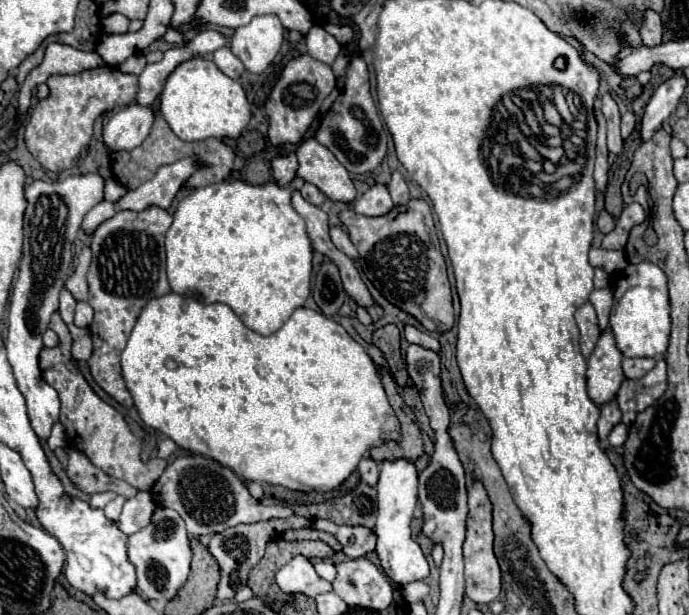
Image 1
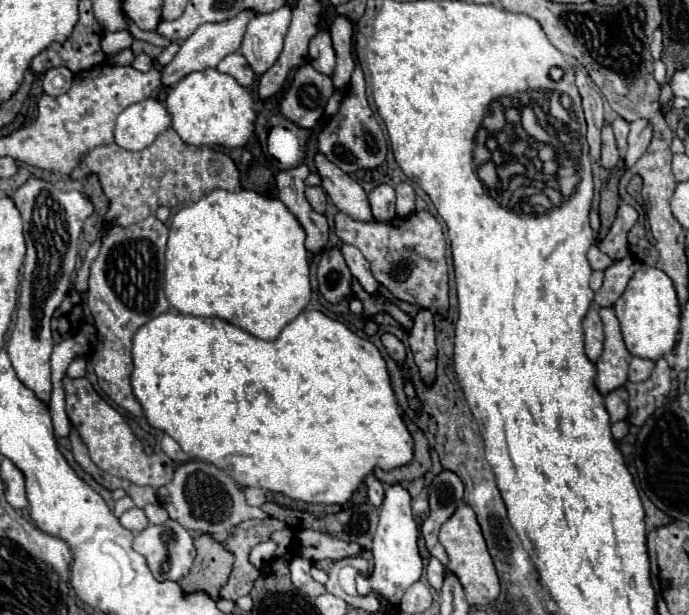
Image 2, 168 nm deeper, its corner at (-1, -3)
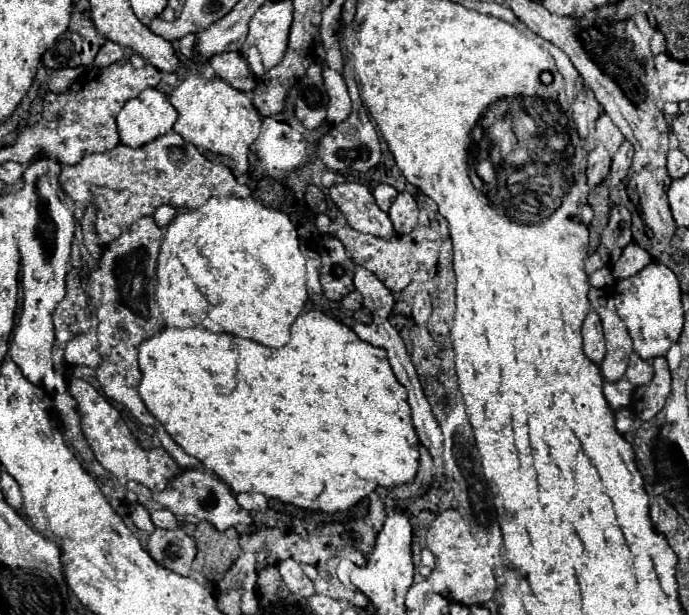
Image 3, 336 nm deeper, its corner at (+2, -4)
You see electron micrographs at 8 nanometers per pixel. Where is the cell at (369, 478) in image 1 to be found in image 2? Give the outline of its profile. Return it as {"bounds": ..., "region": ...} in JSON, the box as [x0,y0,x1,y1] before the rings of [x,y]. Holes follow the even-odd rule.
{"bounds":[366,475,384,507],"region":[[[368,475],[366,485],[368,485],[368,499],[370,499],[370,503],[374,507],[380,507],[382,499],[384,499],[384,485],[374,475]]]}

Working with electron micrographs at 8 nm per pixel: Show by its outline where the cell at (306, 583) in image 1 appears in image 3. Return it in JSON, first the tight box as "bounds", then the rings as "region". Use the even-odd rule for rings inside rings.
{"bounds":[277,558,315,598],"region":[[[287,558],[283,562],[277,564],[279,572],[281,572],[281,578],[283,578],[283,584],[293,592],[293,594],[299,594],[303,598],[311,598],[315,594],[315,586],[311,582],[309,576],[303,574],[301,566],[293,560],[293,558]]]}

